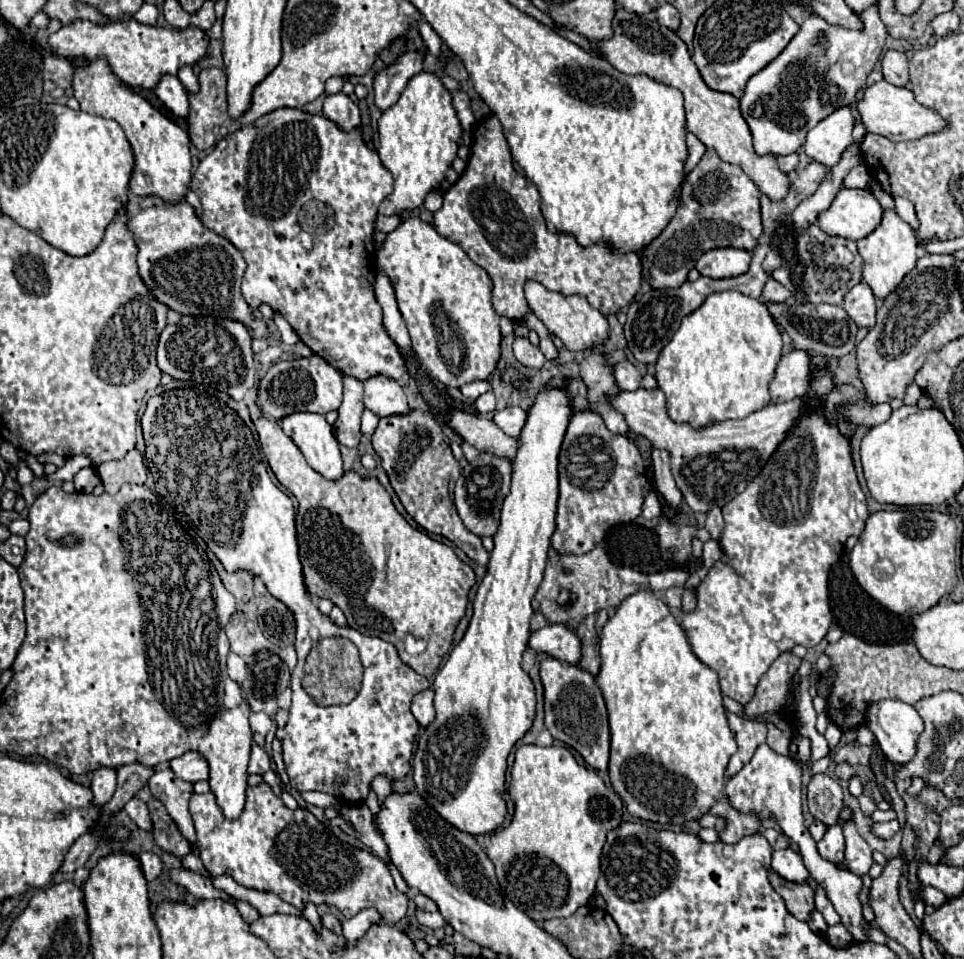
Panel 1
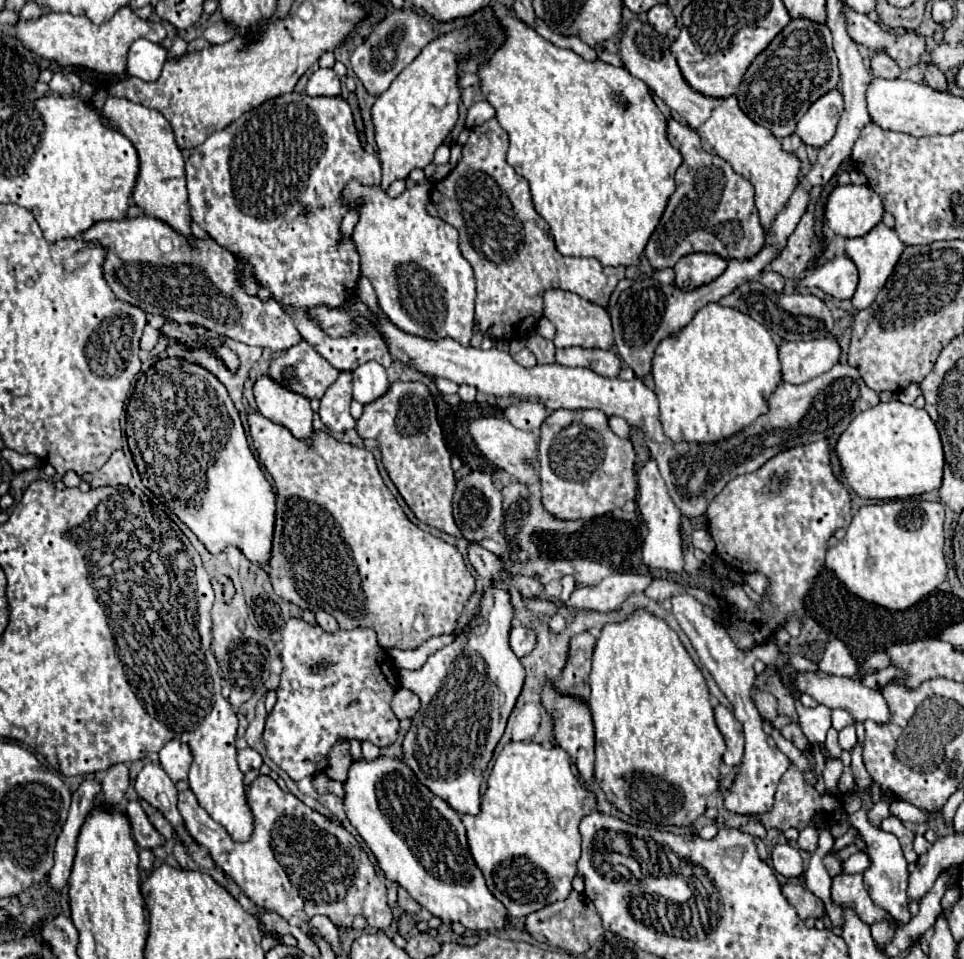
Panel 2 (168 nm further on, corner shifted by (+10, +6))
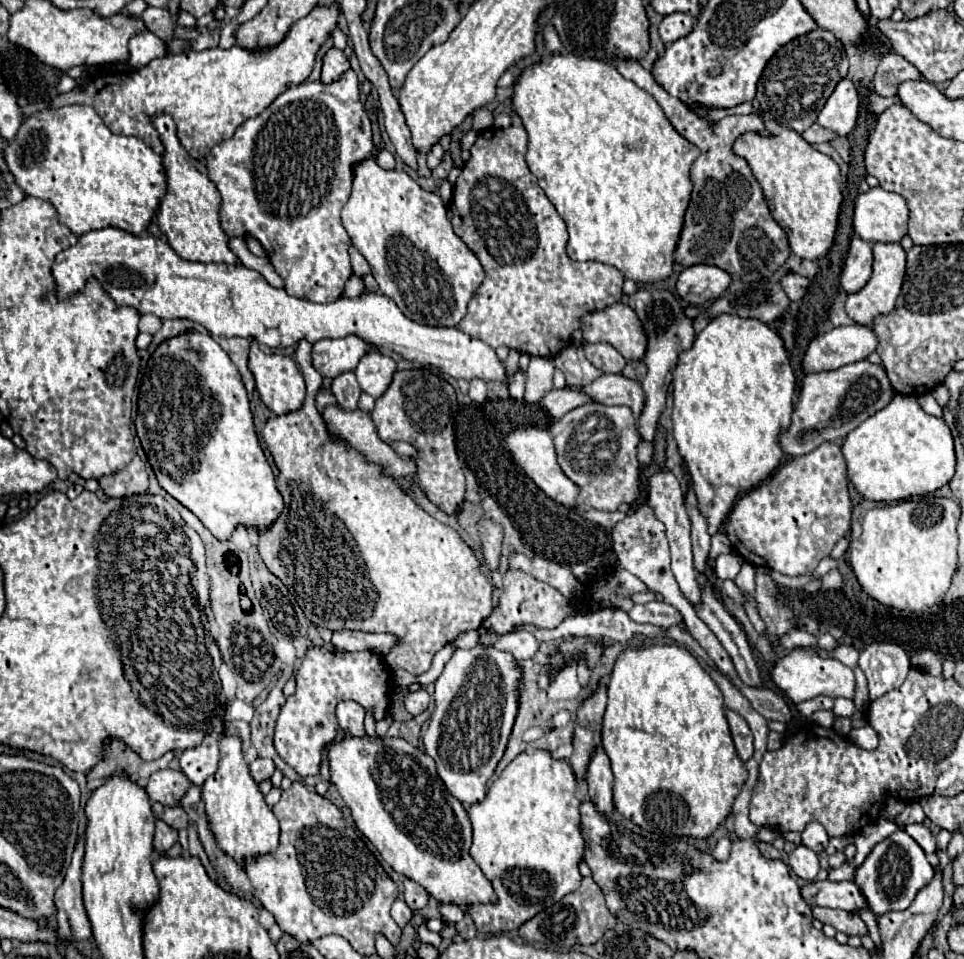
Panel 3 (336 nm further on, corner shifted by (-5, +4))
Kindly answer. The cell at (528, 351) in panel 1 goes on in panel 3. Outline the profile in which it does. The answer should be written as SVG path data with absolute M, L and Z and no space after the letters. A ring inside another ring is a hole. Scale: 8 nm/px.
M531 357L527 367L527 389L525 389L527 403L537 403L545 393L553 389L553 371L555 363L551 357Z

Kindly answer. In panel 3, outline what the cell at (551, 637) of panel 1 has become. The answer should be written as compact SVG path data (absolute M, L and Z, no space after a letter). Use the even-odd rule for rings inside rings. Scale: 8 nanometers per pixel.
M517 631L517 633L507 633L507 635L481 635L479 637L479 643L483 645L493 645L493 647L499 647L503 651L509 651L517 661L523 661L523 659L531 659L537 649L539 649L539 641L527 633L527 631Z

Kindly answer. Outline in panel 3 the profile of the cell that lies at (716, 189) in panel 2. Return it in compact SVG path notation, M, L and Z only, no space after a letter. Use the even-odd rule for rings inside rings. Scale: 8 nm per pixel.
M615 55L609 61L623 77L635 81L641 89L651 93L655 101L663 107L667 119L677 129L677 133L683 135L693 145L697 145L701 151L701 155L691 165L693 193L691 193L691 203L685 213L683 231L681 231L677 249L673 253L675 263L683 267L697 265L697 263L717 265L729 271L731 275L739 275L745 283L759 281L775 273L791 253L787 235L773 221L769 207L765 203L761 185L753 177L747 161L743 157L737 157L731 149L735 137L739 137L741 133L765 131L761 117L737 115L737 117L725 117L719 123L709 125L703 117L697 117L681 99L669 95L661 85L657 85L651 71L645 71L639 65L639 61L621 59Z

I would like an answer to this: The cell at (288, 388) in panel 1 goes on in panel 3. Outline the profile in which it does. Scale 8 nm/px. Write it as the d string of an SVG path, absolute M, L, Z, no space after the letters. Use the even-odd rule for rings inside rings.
M355 335L343 339L321 339L313 345L311 363L321 377L335 379L343 371L355 371L357 361L365 355L367 343Z

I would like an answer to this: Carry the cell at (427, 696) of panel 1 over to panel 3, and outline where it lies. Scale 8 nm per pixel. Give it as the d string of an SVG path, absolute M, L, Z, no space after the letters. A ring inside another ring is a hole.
M421 689L421 691L409 693L409 695L405 697L405 709L407 709L411 715L419 715L419 713L423 713L423 711L427 709L429 701L431 701L429 693L427 693L425 689Z

